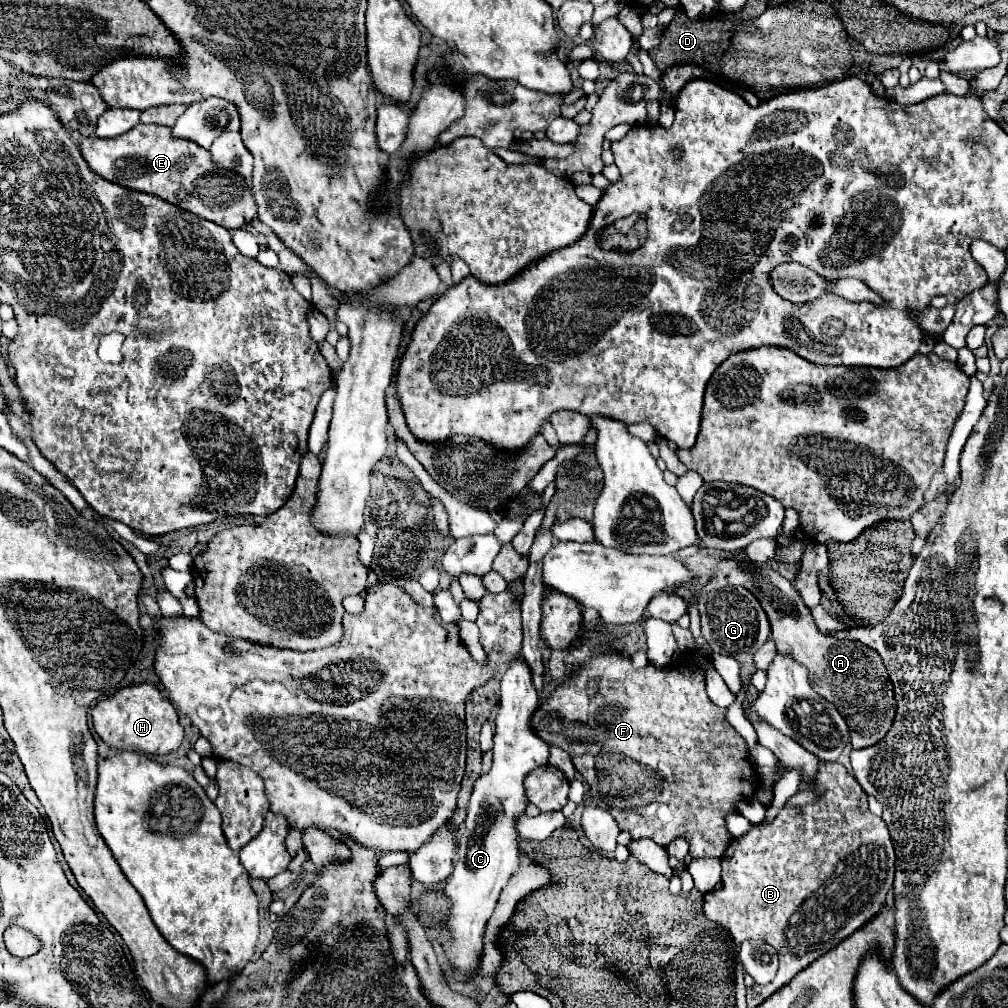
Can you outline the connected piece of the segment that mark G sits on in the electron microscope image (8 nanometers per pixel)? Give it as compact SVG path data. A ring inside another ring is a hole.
M727 586L717 592L709 592L697 600L697 610L701 618L701 632L707 640L709 648L717 654L733 656L741 664L741 686L751 686L751 676L755 672L753 654L765 644L765 640L771 634L771 626L767 620L767 614L763 612L761 604L755 600L755 596L745 590L743 586Z

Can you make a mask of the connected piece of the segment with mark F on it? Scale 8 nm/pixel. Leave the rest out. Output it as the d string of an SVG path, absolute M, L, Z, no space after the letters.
M617 652L593 656L567 682L563 682L561 686L557 686L551 692L551 696L545 698L537 706L537 710L531 716L531 728L549 746L563 748L571 756L577 772L587 780L589 792L601 796L601 804L609 804L609 814L617 820L617 824L619 824L621 830L631 832L631 838L633 840L649 838L649 840L657 842L659 846L667 846L675 838L685 838L685 840L689 840L689 844L693 840L693 844L689 848L689 854L695 856L695 858L697 856L717 856L717 858L723 856L723 852L725 852L725 848L729 846L729 840L731 840L731 834L725 828L725 816L729 812L735 812L737 810L735 808L735 802L747 798L747 792L743 792L743 790L753 790L753 788L757 788L757 782L759 782L757 776L755 776L755 772L753 772L753 766L747 760L745 740L725 720L725 708L719 708L719 706L715 706L709 700L709 696L705 692L705 674L703 674L703 670L699 666L697 666L697 670L695 668L679 670L675 666L655 668L655 666L647 664L643 670L635 670L633 664L631 664L631 660L625 658L625 656L621 656L621 654L617 654Z

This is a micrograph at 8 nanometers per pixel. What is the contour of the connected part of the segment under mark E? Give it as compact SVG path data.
M137 124L137 128L131 128L125 132L125 136L117 136L113 140L101 140L97 136L83 138L79 148L85 156L85 162L93 172L97 172L97 176L129 190L159 196L161 200L211 220L227 230L241 228L257 214L251 184L243 182L241 176L217 166L211 160L209 150L191 140L173 138L171 128L167 126Z

